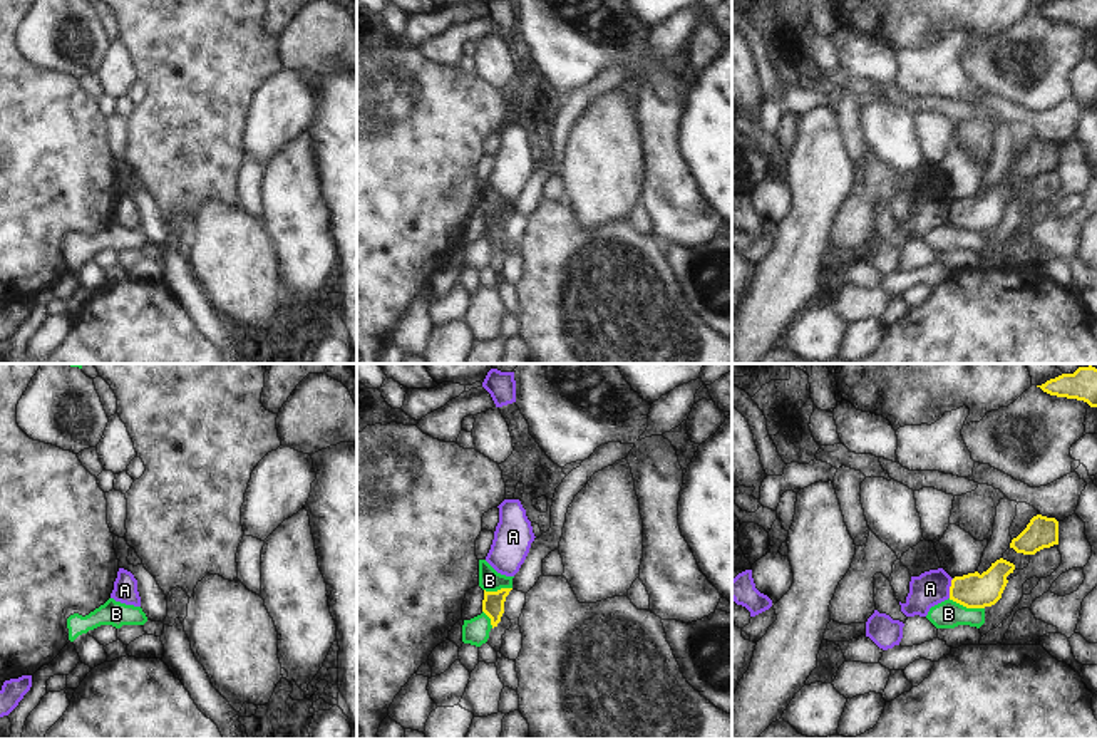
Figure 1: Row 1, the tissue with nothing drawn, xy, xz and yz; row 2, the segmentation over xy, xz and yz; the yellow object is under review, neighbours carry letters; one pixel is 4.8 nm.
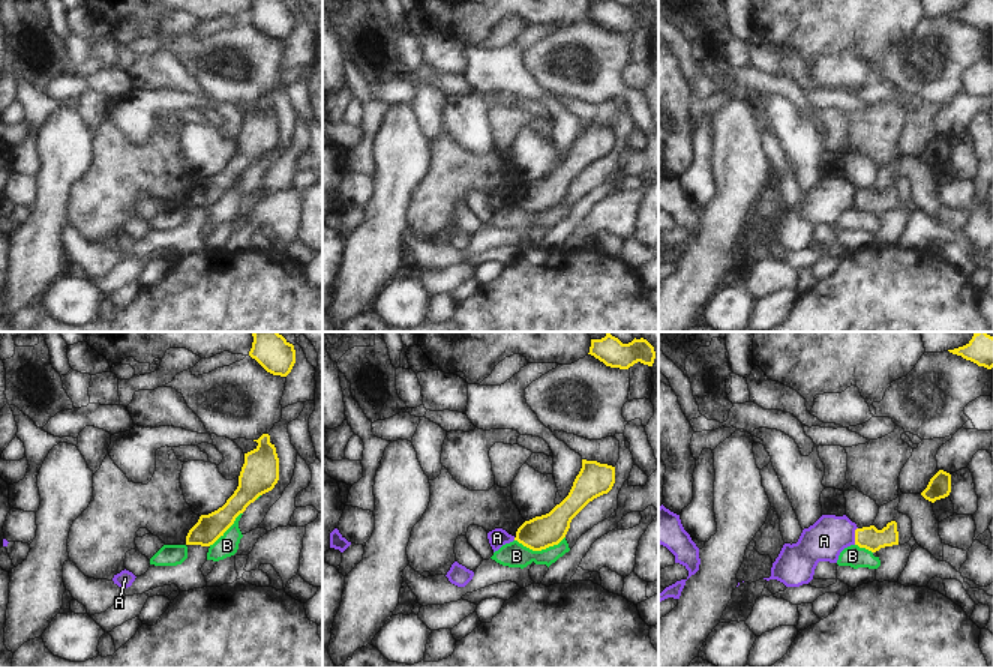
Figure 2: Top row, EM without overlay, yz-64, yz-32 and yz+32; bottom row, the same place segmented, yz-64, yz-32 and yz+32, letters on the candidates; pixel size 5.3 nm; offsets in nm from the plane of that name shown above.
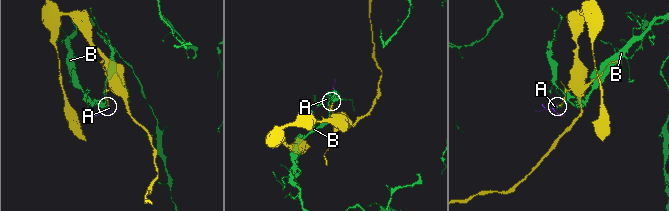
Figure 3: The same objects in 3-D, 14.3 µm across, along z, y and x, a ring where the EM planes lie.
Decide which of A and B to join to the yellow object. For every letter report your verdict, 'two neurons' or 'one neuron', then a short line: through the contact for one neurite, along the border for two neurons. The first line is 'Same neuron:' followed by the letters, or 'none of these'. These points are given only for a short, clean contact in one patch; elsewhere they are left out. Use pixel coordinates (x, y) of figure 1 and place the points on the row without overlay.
Same neuron: none of these
A: two neurons | yz (953, 203), (948, 222)
B: two neurons

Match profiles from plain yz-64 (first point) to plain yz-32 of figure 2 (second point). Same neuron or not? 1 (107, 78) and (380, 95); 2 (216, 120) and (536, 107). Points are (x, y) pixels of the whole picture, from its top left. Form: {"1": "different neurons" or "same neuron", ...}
{"1": "same neuron", "2": "same neuron"}

